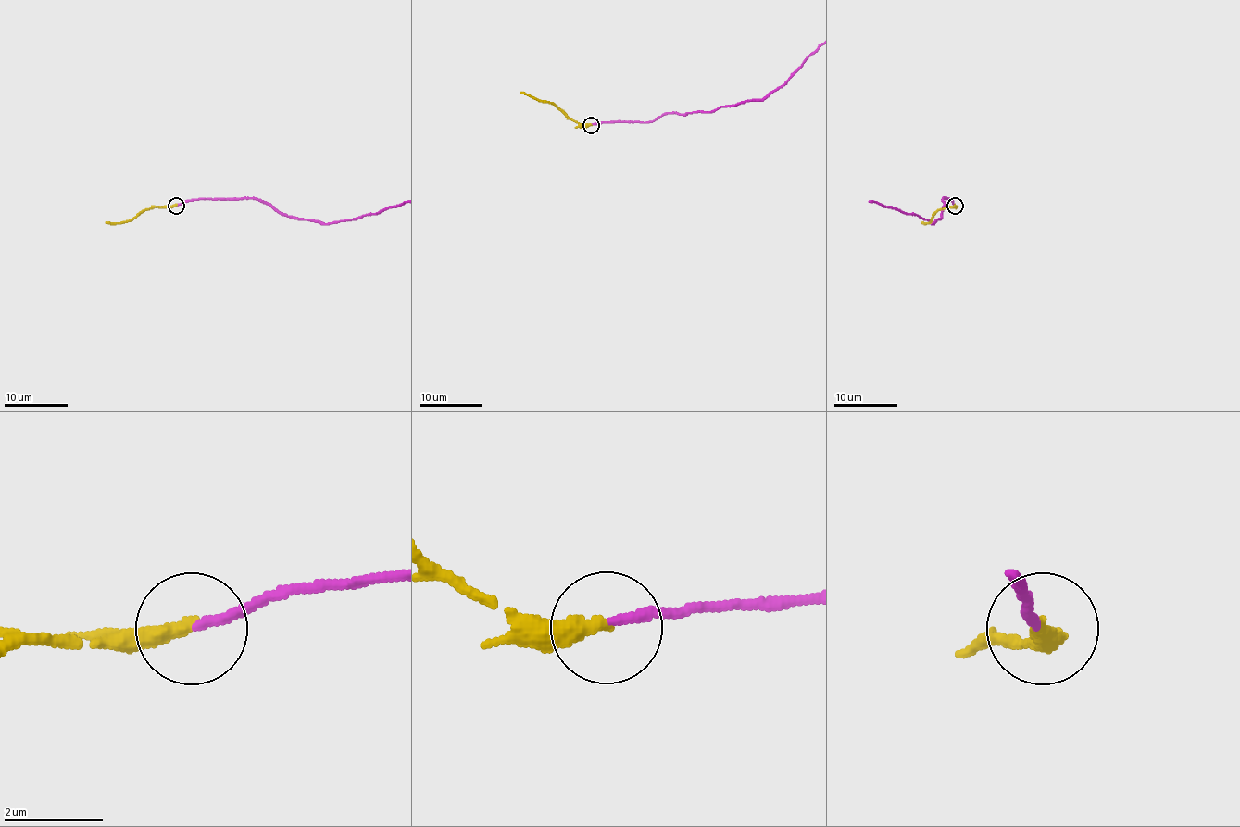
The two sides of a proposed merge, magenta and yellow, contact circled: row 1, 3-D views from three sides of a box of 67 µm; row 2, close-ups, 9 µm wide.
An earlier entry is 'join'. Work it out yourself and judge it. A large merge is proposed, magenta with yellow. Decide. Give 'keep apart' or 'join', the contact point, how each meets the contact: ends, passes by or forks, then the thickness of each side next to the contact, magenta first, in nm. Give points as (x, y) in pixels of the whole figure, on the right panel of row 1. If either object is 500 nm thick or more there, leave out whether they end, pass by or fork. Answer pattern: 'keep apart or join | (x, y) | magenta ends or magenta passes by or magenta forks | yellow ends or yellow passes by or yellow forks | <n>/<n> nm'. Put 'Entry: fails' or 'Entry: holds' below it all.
join | (955, 206) | magenta ends | yellow ends | 180/340 nm
Entry: holds

